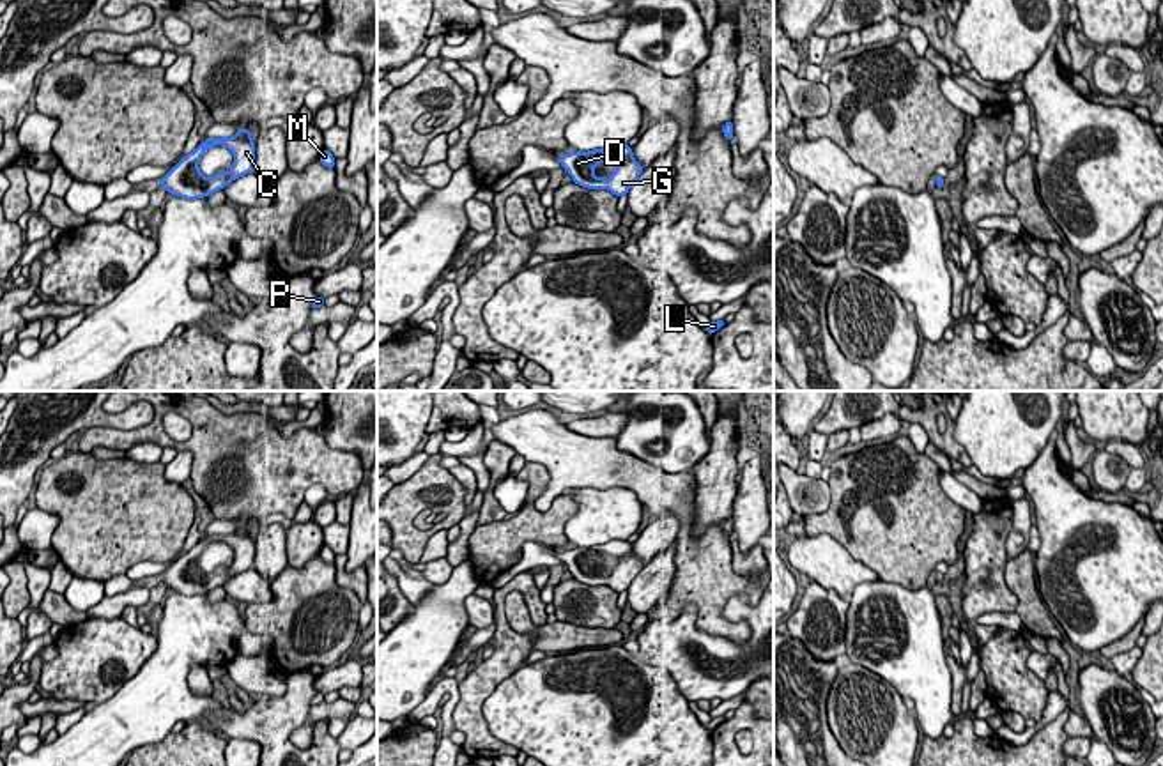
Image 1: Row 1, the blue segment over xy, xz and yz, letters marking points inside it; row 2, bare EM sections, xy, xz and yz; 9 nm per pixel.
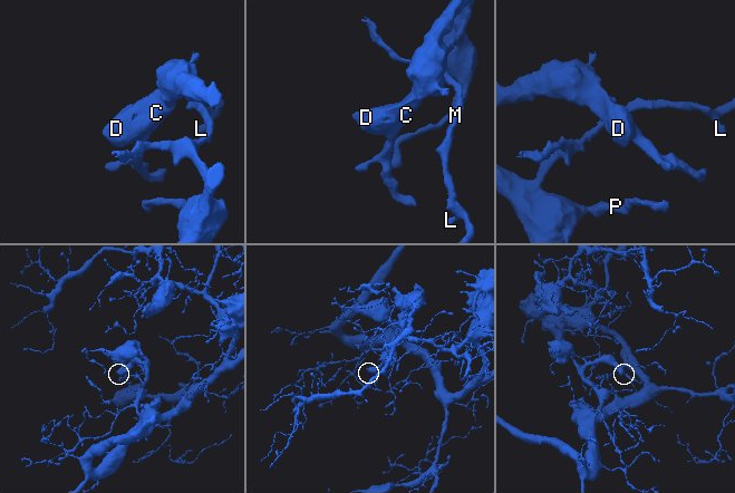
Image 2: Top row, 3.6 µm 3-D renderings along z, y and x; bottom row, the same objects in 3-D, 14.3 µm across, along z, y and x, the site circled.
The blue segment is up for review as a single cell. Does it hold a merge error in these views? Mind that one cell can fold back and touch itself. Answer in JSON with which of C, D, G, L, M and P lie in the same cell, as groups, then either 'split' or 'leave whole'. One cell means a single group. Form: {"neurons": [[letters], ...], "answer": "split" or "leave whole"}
{"neurons": [["C", "D", "G", "L", "M", "P"]], "answer": "leave whole"}

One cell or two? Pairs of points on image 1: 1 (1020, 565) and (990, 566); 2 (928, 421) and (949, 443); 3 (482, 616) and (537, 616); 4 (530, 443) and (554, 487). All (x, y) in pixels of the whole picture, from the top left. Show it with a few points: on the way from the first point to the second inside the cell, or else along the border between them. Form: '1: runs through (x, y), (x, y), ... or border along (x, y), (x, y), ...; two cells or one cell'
1: border along (1006, 559), (1004, 584), (1016, 598), (1015, 607); two cells
2: runs through (931, 428), (942, 441); one cell
3: border along (492, 609), (494, 621); two cells
4: runs through (540, 451), (554, 466), (554, 476); one cell

